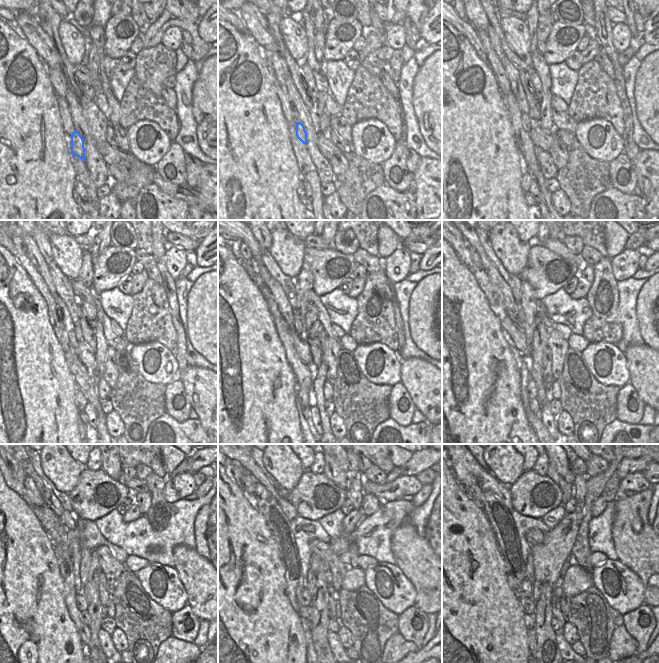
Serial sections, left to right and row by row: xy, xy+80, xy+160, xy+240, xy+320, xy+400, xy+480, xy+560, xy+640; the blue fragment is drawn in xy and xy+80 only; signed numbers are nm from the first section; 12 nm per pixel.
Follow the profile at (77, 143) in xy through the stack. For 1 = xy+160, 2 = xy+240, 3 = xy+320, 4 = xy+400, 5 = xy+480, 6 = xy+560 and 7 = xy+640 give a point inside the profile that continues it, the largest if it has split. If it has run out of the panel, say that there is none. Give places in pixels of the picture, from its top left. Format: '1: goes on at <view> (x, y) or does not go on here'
1: goes on at xy+160 (525, 117)
2: goes on at xy+240 (79, 337)
3: goes on at xy+320 (300, 326)
4: goes on at xy+400 (520, 314)
5: goes on at xy+480 (69, 519)
6: goes on at xy+560 (288, 509)
7: goes on at xy+640 (467, 471)

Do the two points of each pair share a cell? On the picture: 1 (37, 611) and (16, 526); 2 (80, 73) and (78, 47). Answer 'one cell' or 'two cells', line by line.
1: one cell
2: two cells

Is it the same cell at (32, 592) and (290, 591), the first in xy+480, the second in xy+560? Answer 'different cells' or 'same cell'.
different cells

